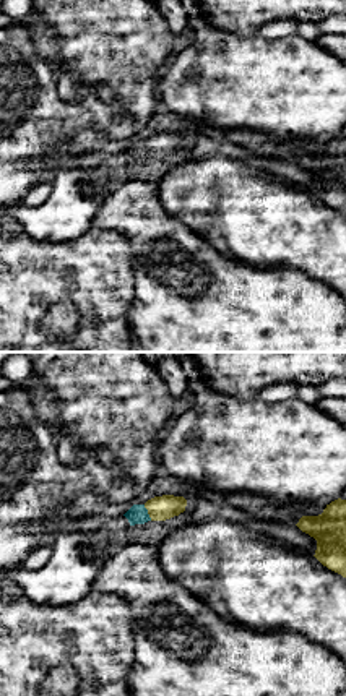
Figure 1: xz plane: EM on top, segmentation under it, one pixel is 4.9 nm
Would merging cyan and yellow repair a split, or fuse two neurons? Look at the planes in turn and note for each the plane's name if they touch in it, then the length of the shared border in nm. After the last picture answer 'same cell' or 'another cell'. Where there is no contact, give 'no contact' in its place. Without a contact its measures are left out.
contact in xz; length 90 nm

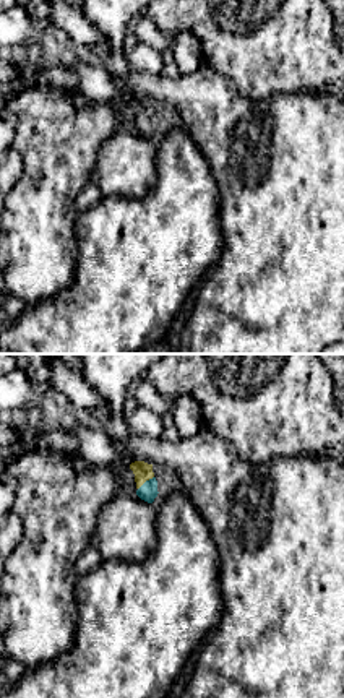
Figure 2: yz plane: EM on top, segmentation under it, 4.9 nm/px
contact in yz; length 100 nm

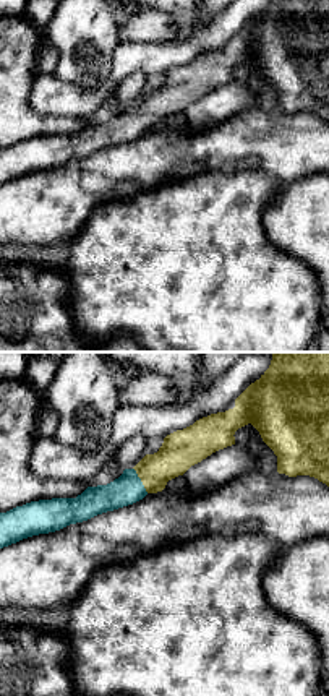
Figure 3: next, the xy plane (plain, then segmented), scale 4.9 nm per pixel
contact in xy; length 150 nm

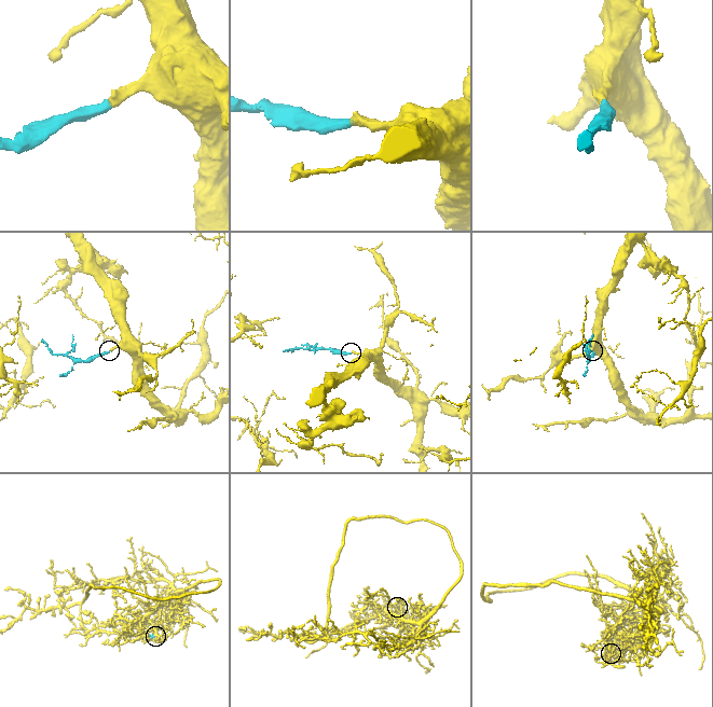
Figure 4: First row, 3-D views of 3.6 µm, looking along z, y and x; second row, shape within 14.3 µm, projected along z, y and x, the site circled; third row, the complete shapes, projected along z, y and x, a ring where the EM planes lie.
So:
same cell

